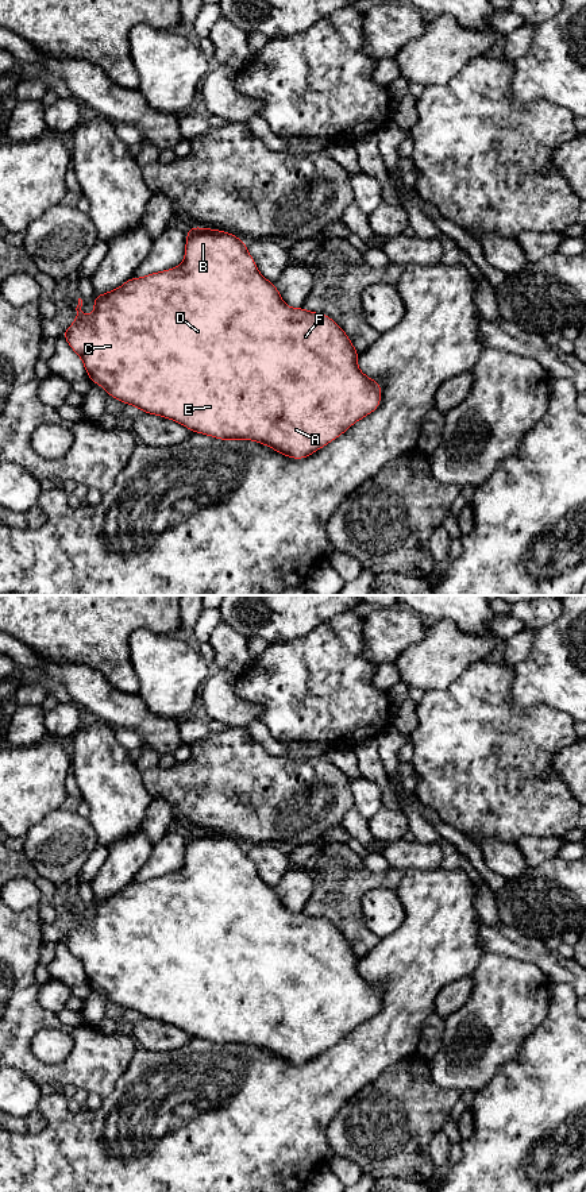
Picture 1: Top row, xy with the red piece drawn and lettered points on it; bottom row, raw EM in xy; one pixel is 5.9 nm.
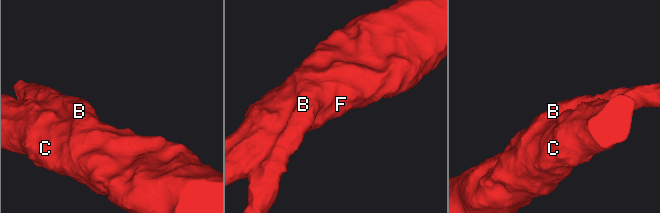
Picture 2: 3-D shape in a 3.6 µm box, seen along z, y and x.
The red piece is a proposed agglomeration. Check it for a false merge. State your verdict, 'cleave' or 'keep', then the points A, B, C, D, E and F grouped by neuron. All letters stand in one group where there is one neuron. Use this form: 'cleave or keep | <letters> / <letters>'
keep | A B C D E F

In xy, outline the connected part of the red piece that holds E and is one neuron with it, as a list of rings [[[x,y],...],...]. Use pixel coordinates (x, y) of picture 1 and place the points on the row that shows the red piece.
[[[188,227],[184,262],[143,278],[132,277],[120,288],[93,297],[95,312],[86,317],[78,298],[74,323],[62,331],[70,348],[77,352],[86,374],[93,383],[100,385],[107,394],[123,404],[139,408],[143,413],[174,420],[192,432],[212,436],[219,440],[254,440],[292,459],[304,459],[343,435],[358,420],[373,413],[381,405],[382,386],[366,377],[358,369],[359,352],[354,348],[347,333],[327,315],[301,308],[288,306],[275,285],[267,281],[248,254],[246,242],[219,229]]]

